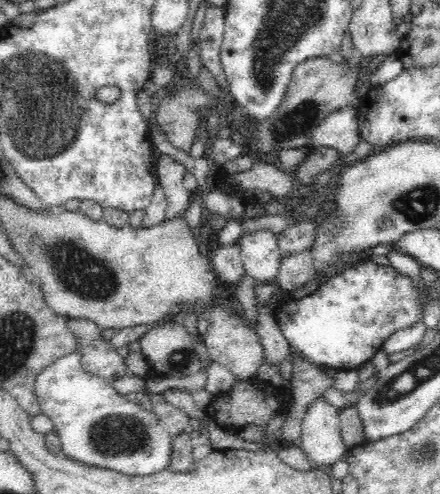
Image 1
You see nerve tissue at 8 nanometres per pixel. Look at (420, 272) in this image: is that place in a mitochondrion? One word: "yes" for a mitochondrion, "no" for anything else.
no

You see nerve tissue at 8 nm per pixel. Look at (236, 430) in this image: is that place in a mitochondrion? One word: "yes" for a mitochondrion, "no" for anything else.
no

